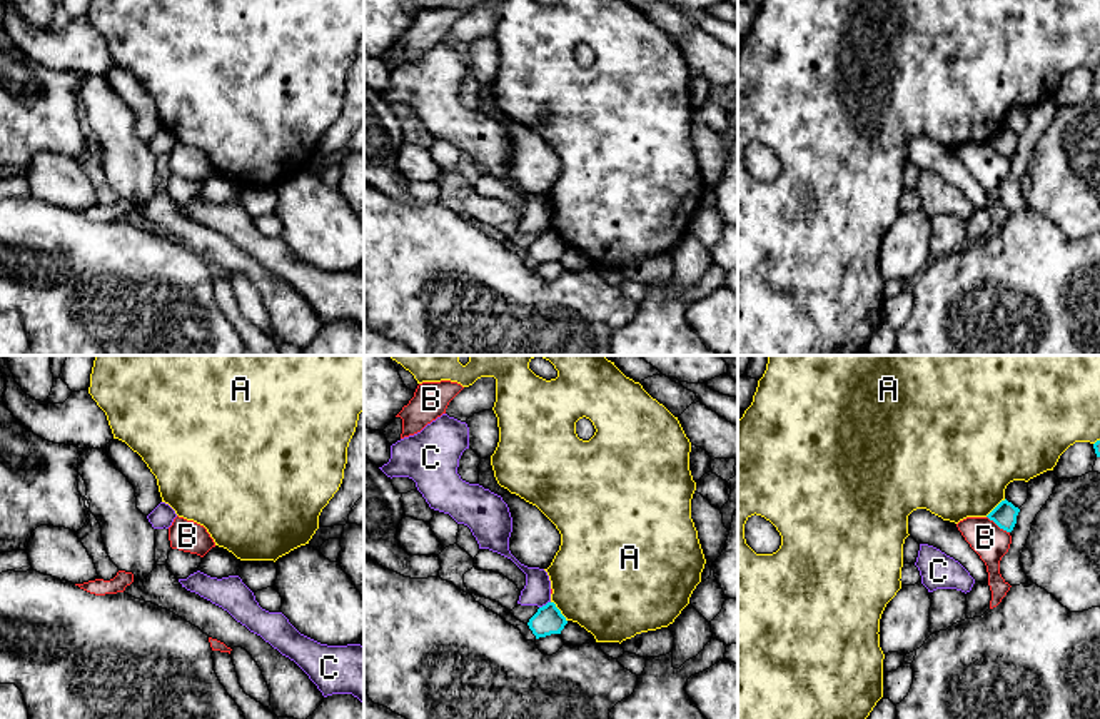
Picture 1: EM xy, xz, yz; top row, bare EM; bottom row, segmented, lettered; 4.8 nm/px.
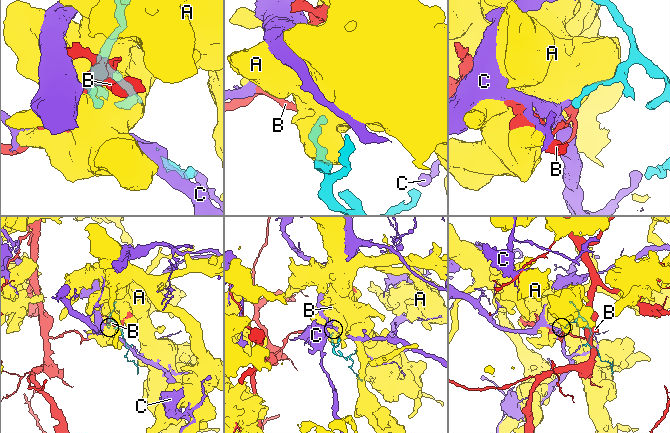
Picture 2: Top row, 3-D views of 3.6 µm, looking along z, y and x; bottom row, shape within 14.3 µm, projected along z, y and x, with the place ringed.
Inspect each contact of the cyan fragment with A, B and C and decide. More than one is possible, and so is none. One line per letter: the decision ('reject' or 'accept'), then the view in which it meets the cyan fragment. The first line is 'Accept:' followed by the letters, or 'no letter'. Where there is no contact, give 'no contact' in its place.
Accept: no letter
A: reject; contact in xz
B: reject; contact in yz
C: reject; contact in xz

